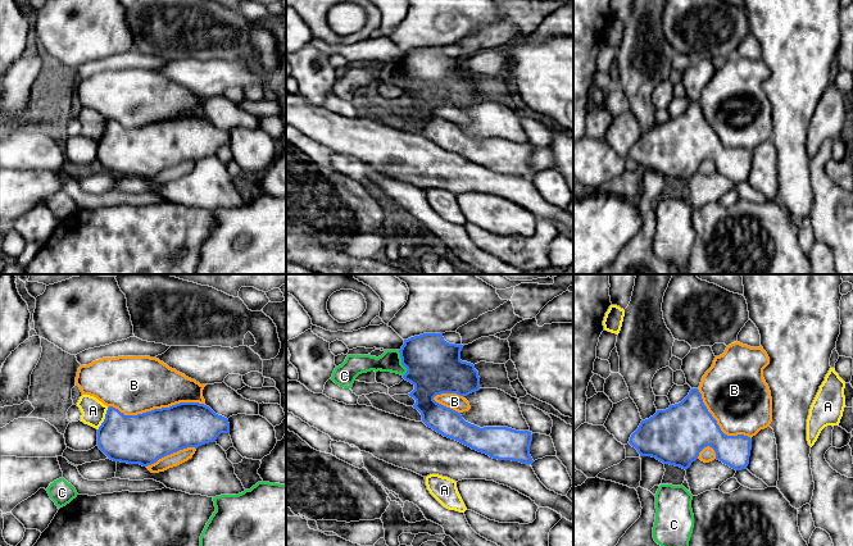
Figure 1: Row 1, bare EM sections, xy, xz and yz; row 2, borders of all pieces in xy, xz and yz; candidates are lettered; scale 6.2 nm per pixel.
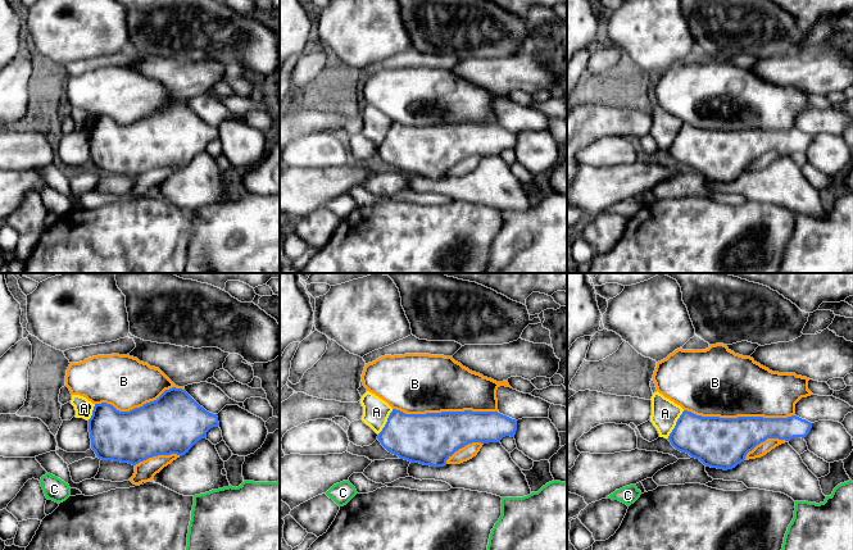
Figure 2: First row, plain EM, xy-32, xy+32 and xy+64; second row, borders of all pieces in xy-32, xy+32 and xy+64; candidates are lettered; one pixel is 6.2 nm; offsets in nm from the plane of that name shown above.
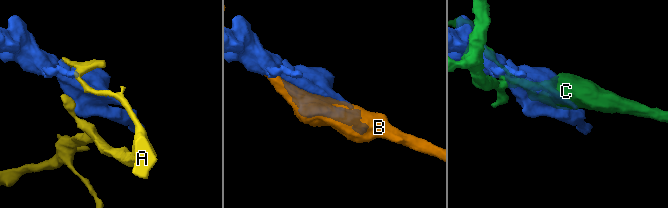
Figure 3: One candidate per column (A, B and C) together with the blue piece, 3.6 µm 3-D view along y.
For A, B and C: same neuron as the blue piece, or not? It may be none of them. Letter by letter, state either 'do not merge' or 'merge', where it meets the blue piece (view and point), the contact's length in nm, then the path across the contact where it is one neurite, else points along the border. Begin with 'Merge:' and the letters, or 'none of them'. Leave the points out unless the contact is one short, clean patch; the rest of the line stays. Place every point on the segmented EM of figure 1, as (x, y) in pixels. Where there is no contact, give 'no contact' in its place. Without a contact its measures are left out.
Merge: none of them
A: do not merge; contact xy (104, 419); length 160 nm; border xy (108, 408), (104, 421), (98, 430)
B: do not merge; contact xy (155, 409); length 600 nm
C: do not merge; contact xz (402, 363); length 170 nm

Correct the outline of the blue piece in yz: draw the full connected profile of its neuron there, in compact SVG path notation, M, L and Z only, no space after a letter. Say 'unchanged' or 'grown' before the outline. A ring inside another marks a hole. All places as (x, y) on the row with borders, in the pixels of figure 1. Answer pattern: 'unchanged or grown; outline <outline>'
unchanged; outline M691 388L689 395L681 402L670 405L666 410L657 410L657 413L649 419L641 420L639 428L631 434L629 443L638 450L640 456L652 456L663 464L680 467L685 470L698 459L699 452L707 446L714 450L717 460L735 470L747 469L752 450L750 437L744 434L727 436L721 431L717 420L704 405L702 393L698 388Z

